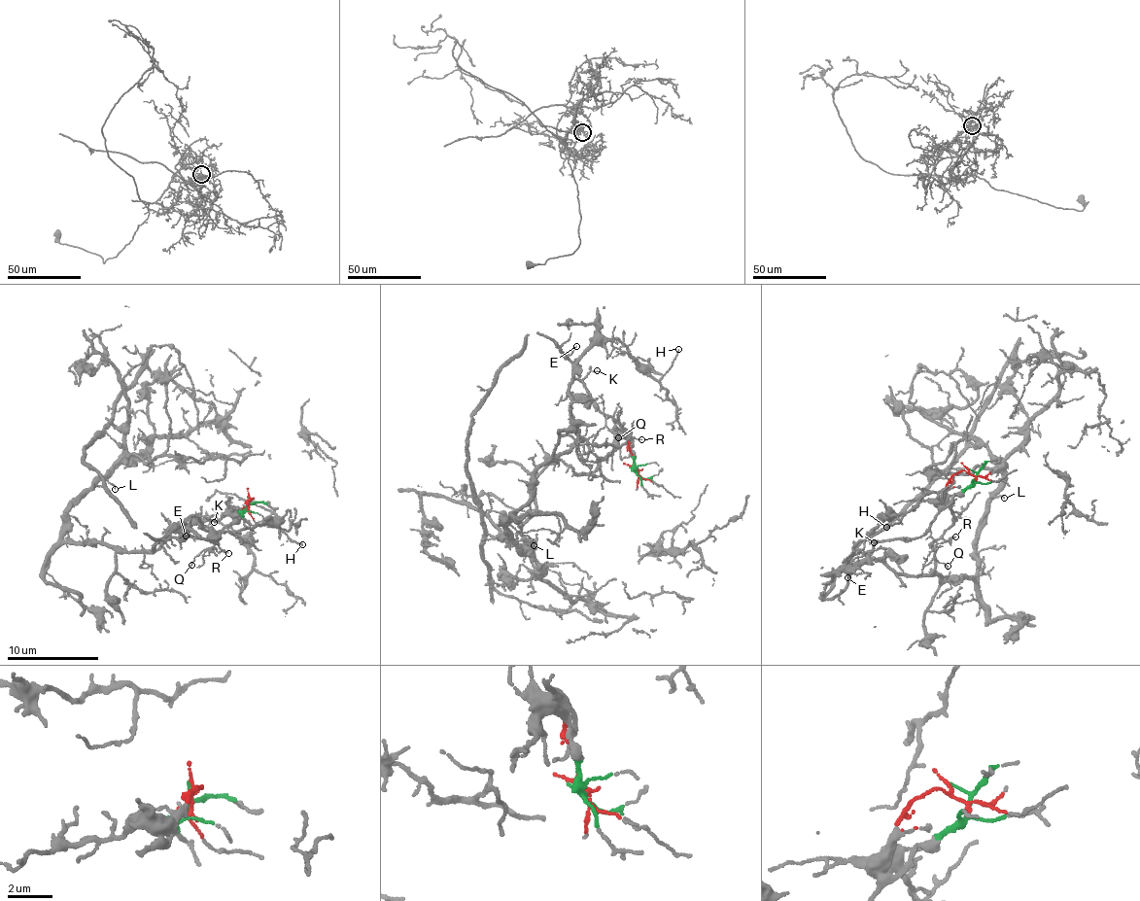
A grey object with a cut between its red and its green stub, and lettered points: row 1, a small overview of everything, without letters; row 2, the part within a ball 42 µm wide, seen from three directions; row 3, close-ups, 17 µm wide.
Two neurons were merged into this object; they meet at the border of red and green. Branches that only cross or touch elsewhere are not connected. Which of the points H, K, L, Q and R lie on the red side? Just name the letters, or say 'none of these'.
H, L

